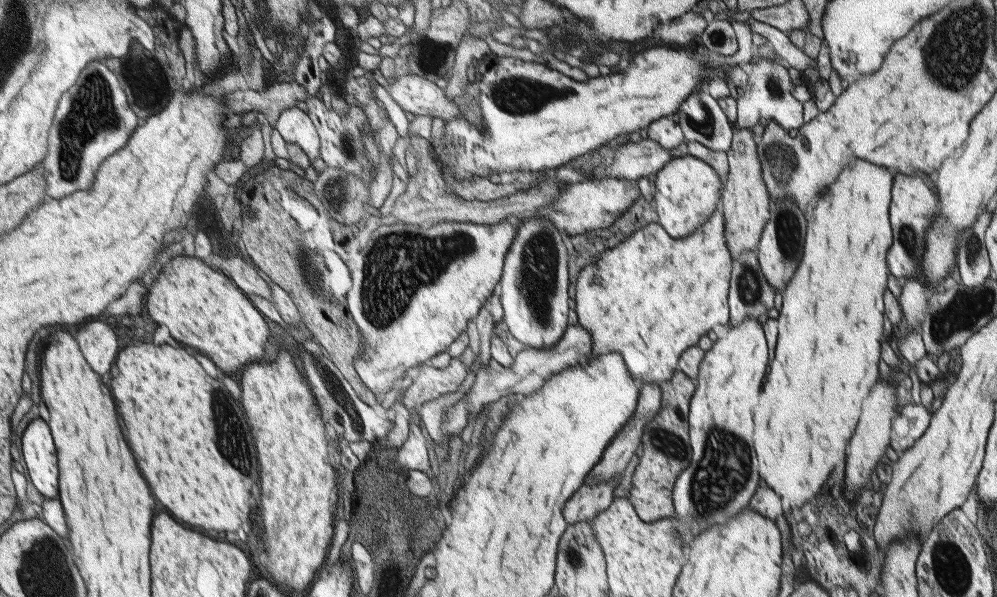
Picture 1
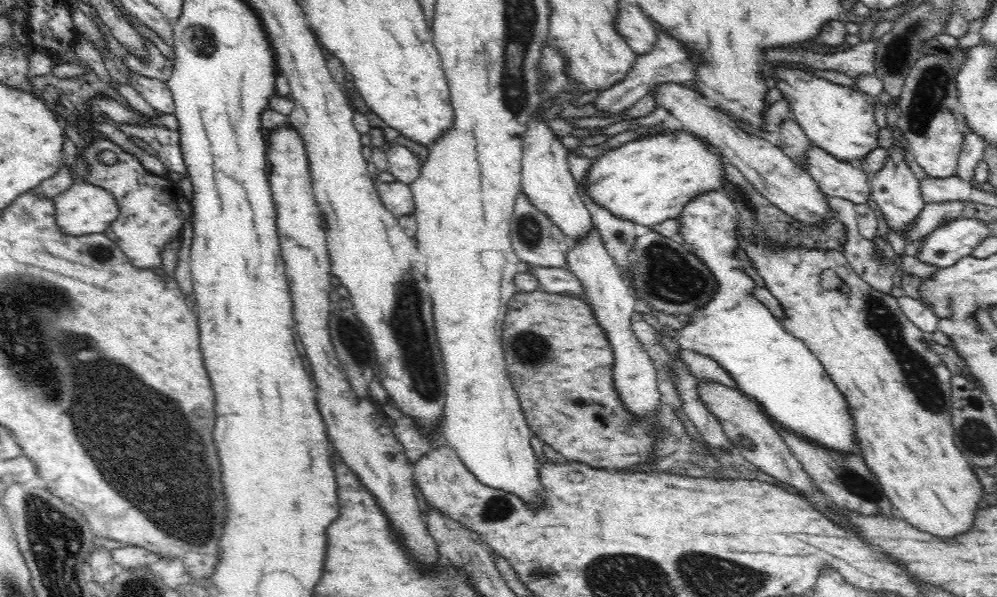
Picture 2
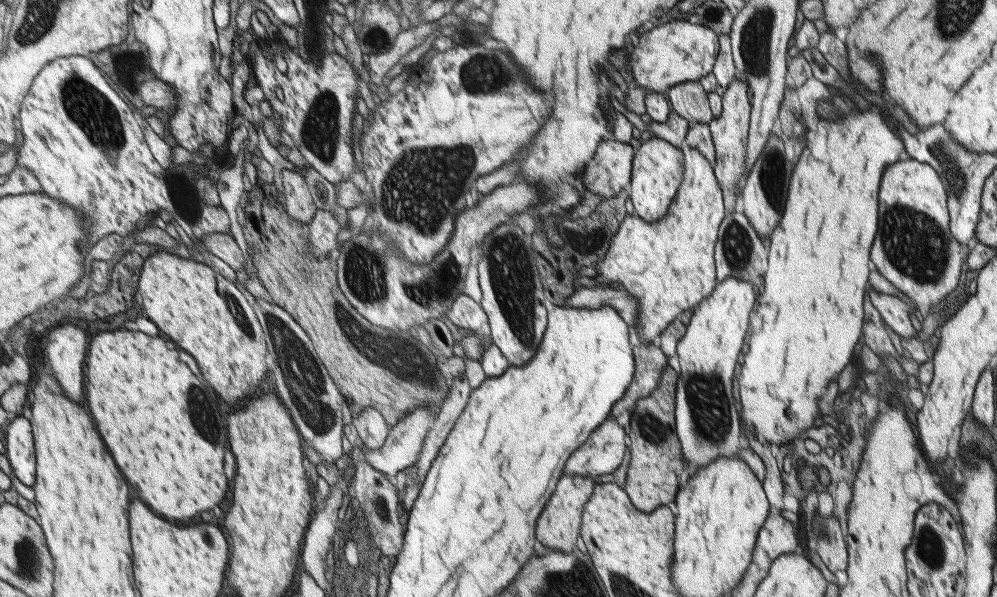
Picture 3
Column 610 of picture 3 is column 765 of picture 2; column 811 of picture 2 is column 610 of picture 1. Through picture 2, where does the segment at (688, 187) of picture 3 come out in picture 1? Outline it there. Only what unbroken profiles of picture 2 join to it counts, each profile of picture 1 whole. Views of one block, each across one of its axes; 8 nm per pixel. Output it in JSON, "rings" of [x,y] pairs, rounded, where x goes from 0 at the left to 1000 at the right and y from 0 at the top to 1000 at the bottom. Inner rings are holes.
{"rings":[[[723,338],[718,343],[709,374],[702,377],[693,394],[674,399],[666,379],[654,372],[637,385],[628,404],[607,420],[602,430],[602,462],[606,469],[600,482],[590,482],[592,503],[582,503],[579,496],[577,521],[582,544],[594,561],[593,596],[620,588],[634,631],[642,633],[642,640],[670,638],[680,618],[681,605],[690,583],[700,576],[702,564],[708,561],[714,546],[731,543],[730,491],[735,436],[732,436],[732,422],[726,405],[726,353]]]}

